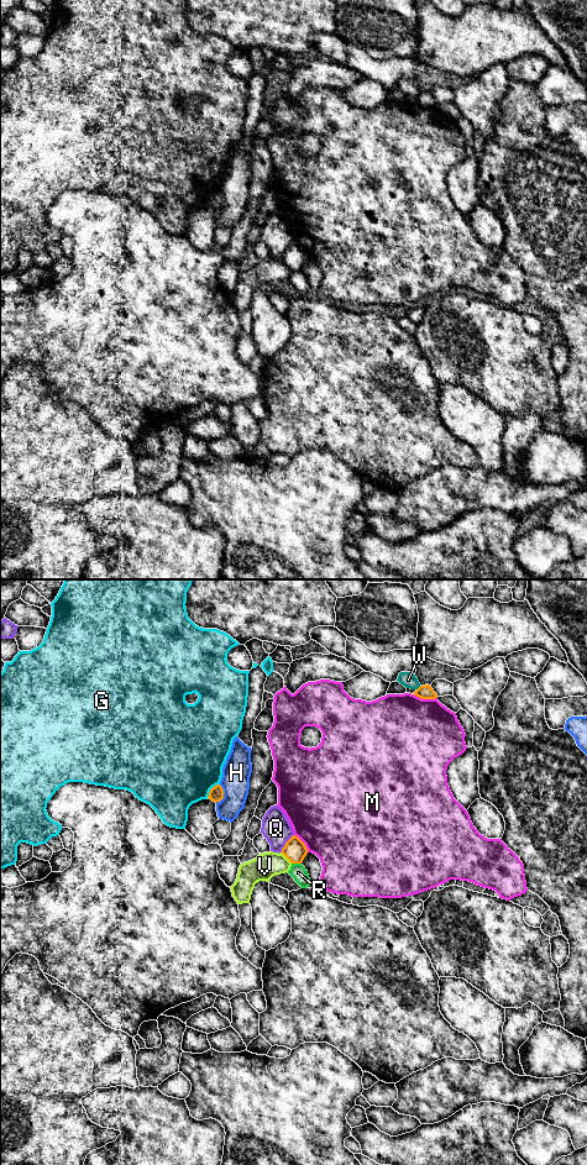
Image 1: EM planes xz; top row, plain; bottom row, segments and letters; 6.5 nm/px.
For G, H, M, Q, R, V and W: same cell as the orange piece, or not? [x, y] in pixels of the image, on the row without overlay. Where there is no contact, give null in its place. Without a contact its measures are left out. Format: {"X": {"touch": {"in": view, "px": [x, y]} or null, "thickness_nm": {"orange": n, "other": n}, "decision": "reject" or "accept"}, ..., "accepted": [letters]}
{"G": {"touch": {"in": "xz", "px": [210, 197]}, "thickness_nm": {"orange": 100, "other": 500}, "decision": "reject"}, "H": {"touch": {"in": "xz", "px": [223, 201]}, "thickness_nm": {"orange": 100, "other": 190}, "decision": "reject"}, "M": {"touch": {"in": "xz", "px": [425, 105]}, "thickness_nm": {"orange": 100, "other": 500}, "decision": "reject"}, "Q": {"touch": {"in": "xz", "px": [286, 250]}, "thickness_nm": {"orange": 150, "other": 190}, "decision": "reject"}, "R": {"touch": {"in": "xz", "px": [297, 269]}, "thickness_nm": {"orange": 150, "other": 100}, "decision": "reject"}, "V": {"touch": {"in": "xz", "px": [287, 264]}, "thickness_nm": {"orange": 150, "other": 170}, "decision": "reject"}, "W": {"touch": {"in": "xz", "px": [418, 95]}, "thickness_nm": {"orange": 100, "other": 100}, "decision": "reject"}, "accepted": []}

